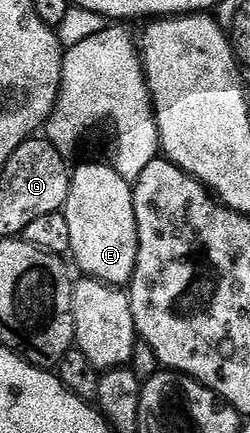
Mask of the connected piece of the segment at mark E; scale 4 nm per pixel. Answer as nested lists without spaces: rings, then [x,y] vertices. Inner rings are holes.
[[[90,162],[87,166],[73,167],[68,188],[68,200],[64,207],[68,222],[68,240],[70,241],[69,257],[74,258],[81,273],[87,278],[95,278],[97,282],[105,282],[108,286],[125,287],[134,275],[136,252],[138,251],[138,229],[134,212],[134,192],[131,183],[114,170],[113,165],[102,162]]]

